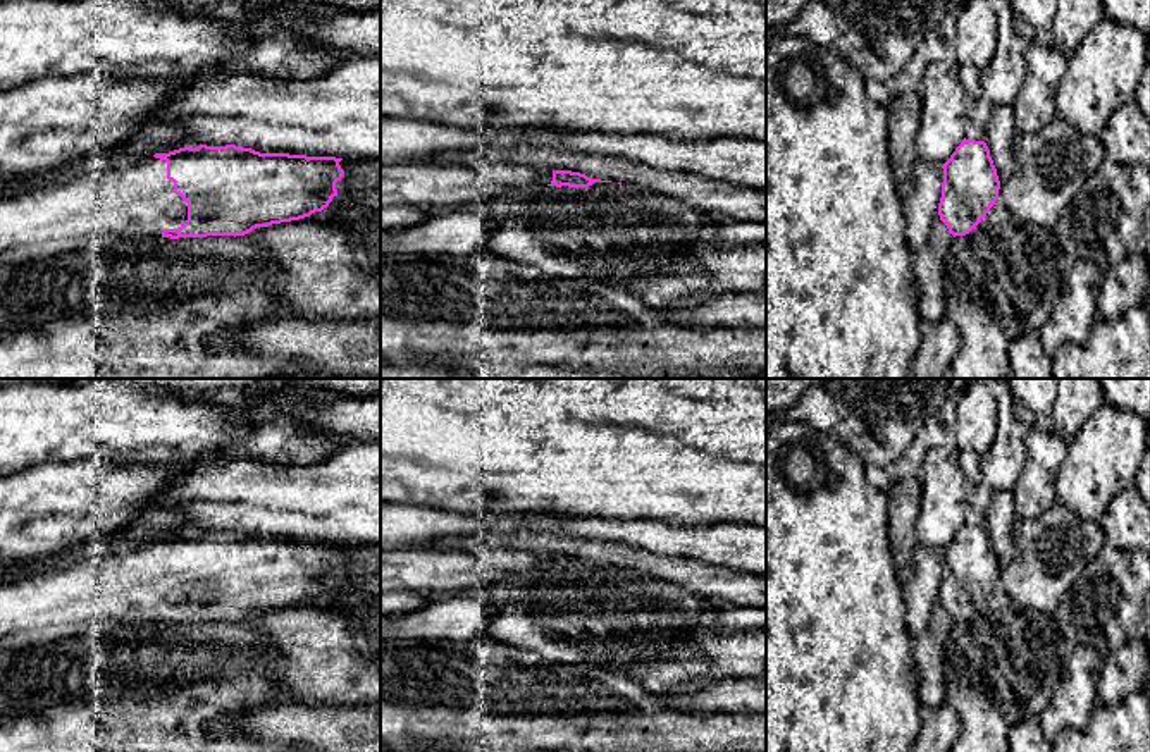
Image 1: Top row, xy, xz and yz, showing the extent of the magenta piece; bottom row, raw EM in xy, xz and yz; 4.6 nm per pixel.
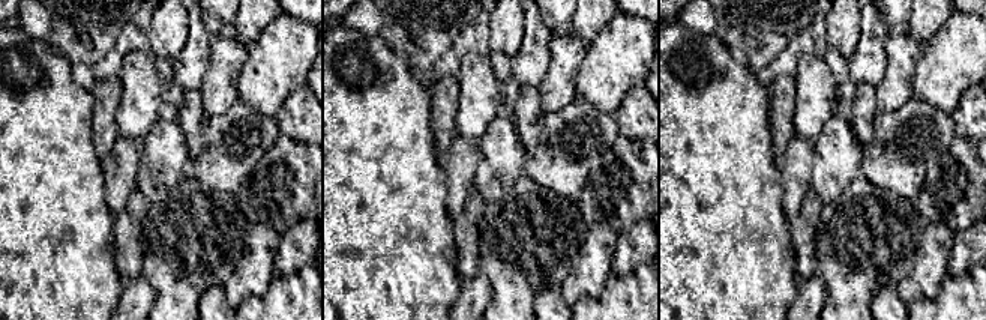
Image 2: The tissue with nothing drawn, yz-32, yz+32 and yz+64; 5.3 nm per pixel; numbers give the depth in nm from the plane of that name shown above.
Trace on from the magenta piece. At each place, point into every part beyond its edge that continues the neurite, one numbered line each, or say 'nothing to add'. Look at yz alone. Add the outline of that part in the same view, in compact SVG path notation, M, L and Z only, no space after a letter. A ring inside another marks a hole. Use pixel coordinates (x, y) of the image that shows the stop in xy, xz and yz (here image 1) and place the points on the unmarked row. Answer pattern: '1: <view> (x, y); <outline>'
nothing to add

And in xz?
1: xz (438, 570); M380 549L380 590L454 592L498 582L503 575L547 571L553 556L522 549Z

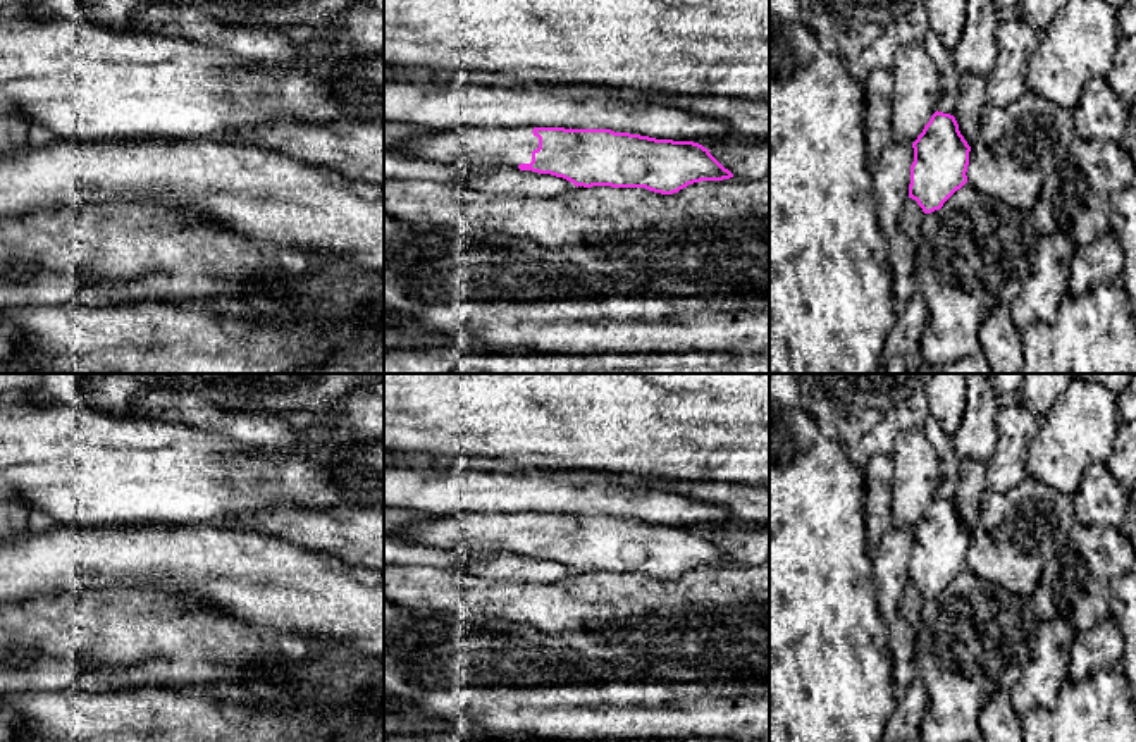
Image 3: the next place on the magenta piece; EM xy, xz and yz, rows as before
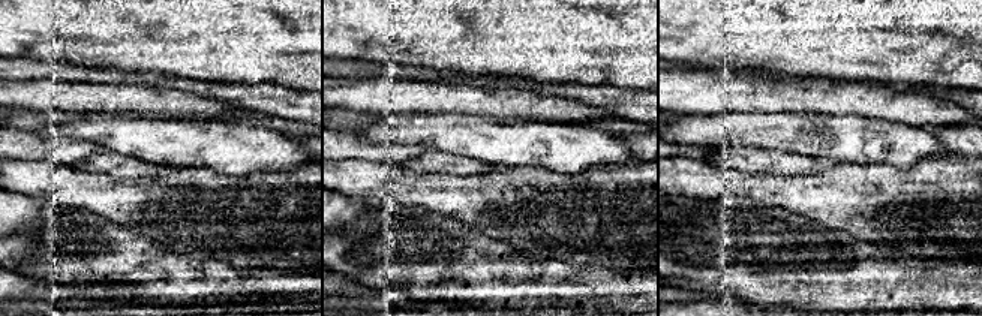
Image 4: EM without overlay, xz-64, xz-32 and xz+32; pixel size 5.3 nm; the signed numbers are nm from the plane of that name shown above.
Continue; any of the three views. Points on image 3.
1: xz (479, 532); M463 511L446 516L429 516L394 534L420 546L437 549L461 549L477 554L518 553L532 547L532 537L539 534L539 523L532 518L535 511L482 513Z

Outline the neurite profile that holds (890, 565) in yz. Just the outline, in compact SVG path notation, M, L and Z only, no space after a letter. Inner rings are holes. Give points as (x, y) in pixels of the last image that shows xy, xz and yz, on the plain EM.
M890 525L871 558L871 577L876 584L880 616L890 623L897 618L900 599L909 585L912 529Z

